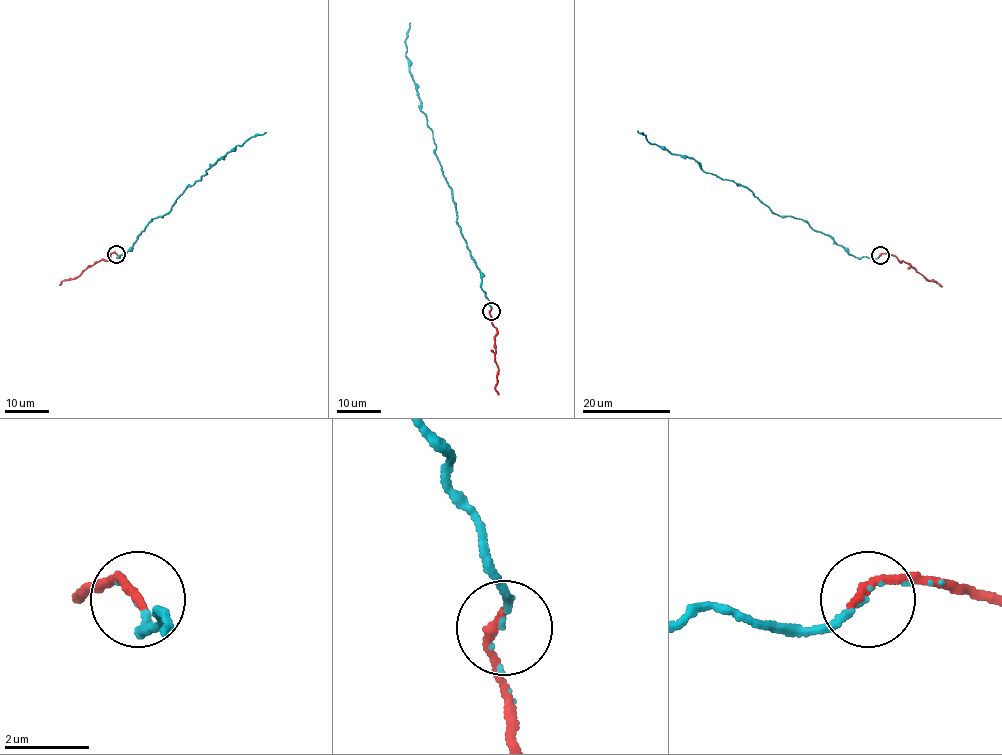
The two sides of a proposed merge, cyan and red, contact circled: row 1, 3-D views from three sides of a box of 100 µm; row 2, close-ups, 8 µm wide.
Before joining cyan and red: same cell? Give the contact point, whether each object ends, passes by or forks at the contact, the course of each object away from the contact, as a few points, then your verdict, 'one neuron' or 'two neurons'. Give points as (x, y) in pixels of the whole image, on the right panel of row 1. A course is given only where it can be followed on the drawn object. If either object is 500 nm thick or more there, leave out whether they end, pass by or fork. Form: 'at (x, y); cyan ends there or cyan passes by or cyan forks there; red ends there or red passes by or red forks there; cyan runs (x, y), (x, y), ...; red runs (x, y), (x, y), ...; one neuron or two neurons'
at (880, 255); cyan passes by; red ends there; cyan runs (880, 256), (851, 256), (803, 221), (773, 213), (747, 188), (707, 173), (693, 159), (647, 141), (637, 131); red runs (880, 256), (889, 253), (899, 261), (910, 263), (927, 280), (937, 281), (942, 287); one neuron

